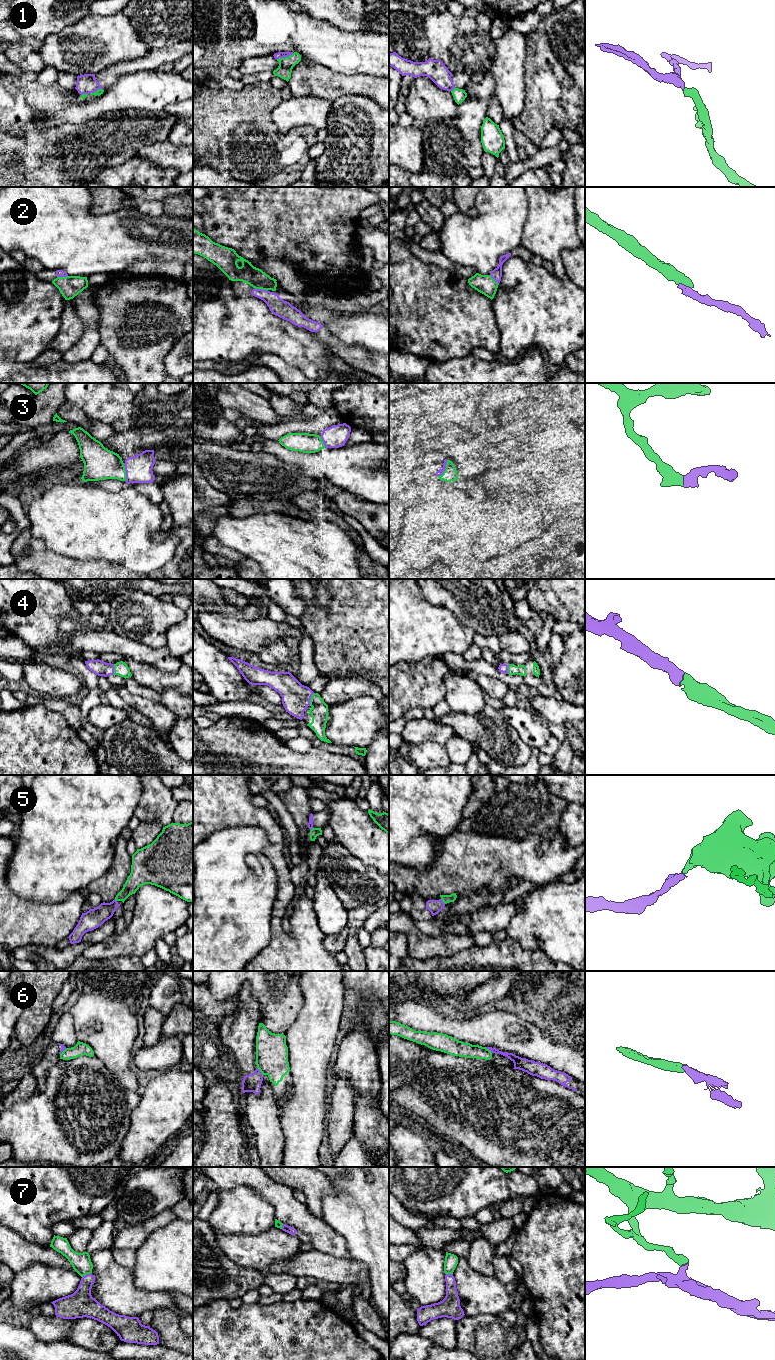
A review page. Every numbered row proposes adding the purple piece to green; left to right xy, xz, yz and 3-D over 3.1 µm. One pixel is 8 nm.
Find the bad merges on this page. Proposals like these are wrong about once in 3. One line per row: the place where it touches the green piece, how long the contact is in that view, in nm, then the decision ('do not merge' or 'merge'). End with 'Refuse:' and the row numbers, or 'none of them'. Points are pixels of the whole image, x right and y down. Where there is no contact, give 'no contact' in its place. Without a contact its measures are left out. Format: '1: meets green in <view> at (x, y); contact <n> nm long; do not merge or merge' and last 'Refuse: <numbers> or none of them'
1: meets green in xz at (285, 57); contact 140 nm long; merge
2: meets green in xz at (261, 288); contact 120 nm long; merge
3: meets green in yz at (445, 469); contact 160 nm long; merge
4: meets green in xz at (310, 699); contact 110 nm long; merge
5: meets green in yz at (443, 901); contact 60 nm long; merge
6: meets green in xz at (260, 1071); contact 80 nm long; do not merge
7: meets green in xy at (86, 1273); contact 80 nm long; do not merge
Refuse: 6, 7

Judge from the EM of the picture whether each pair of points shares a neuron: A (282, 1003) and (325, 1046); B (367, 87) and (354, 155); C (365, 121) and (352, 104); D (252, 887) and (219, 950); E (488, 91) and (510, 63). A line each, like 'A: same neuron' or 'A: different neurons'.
A: different neurons
B: different neurons
C: same neuron
D: same neuron
E: different neurons

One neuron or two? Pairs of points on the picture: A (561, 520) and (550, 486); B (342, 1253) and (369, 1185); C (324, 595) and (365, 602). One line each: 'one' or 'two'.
A: two
B: two
C: two

